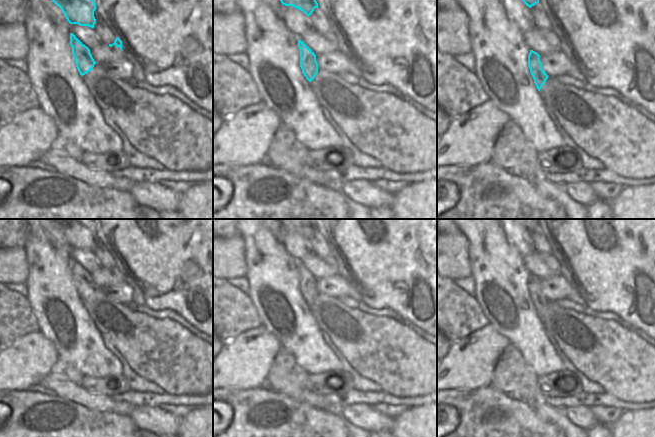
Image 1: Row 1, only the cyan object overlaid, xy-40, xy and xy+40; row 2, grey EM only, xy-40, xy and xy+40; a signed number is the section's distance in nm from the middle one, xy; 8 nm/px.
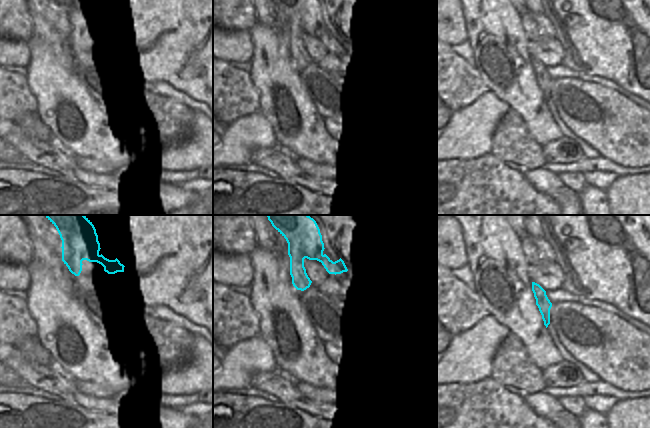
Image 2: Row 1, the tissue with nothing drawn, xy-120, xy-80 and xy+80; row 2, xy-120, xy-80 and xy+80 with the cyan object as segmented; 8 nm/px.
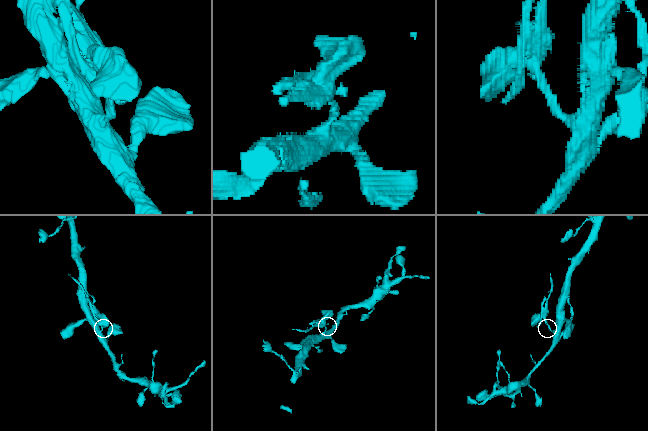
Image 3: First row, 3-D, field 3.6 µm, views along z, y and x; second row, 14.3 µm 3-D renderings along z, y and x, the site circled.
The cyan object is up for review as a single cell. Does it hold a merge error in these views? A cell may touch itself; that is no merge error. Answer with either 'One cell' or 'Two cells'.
Two cells

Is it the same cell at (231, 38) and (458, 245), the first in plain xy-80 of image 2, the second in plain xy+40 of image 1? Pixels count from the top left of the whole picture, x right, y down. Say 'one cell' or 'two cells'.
one cell

